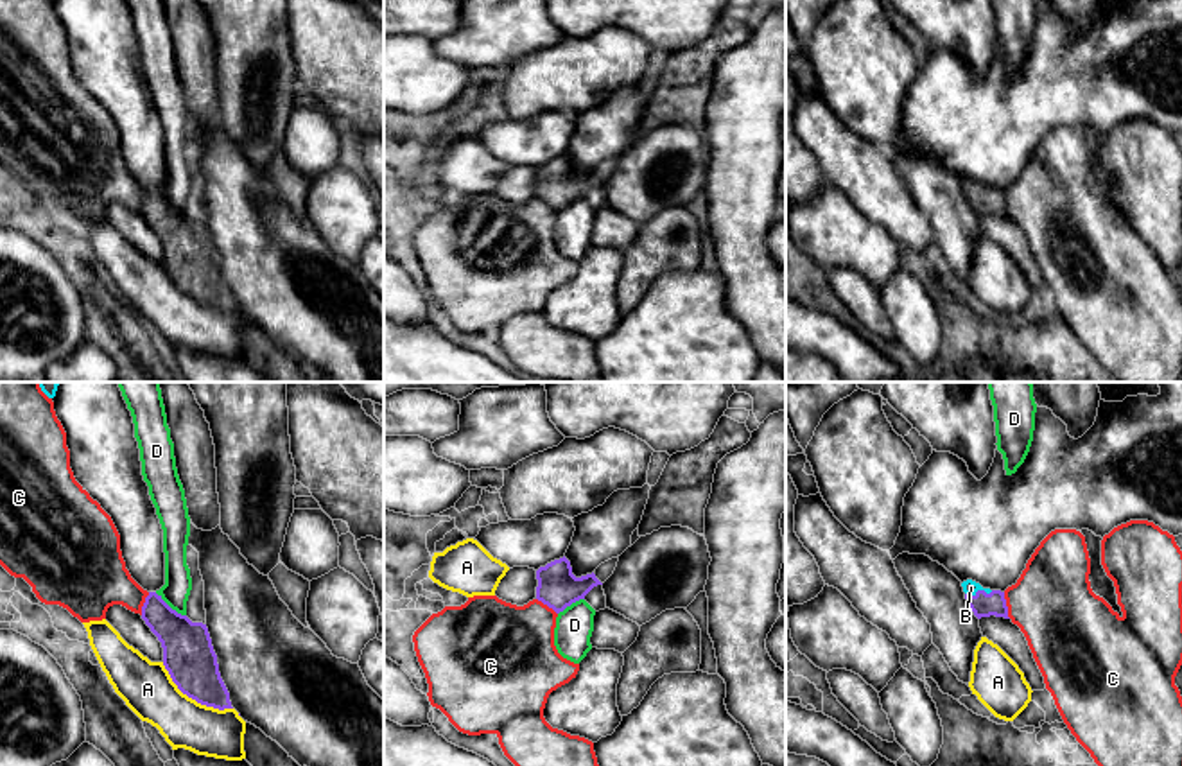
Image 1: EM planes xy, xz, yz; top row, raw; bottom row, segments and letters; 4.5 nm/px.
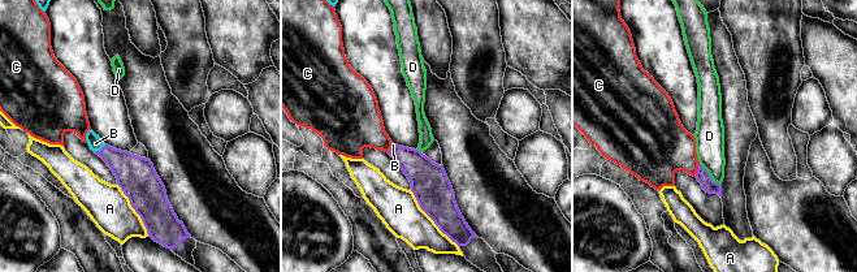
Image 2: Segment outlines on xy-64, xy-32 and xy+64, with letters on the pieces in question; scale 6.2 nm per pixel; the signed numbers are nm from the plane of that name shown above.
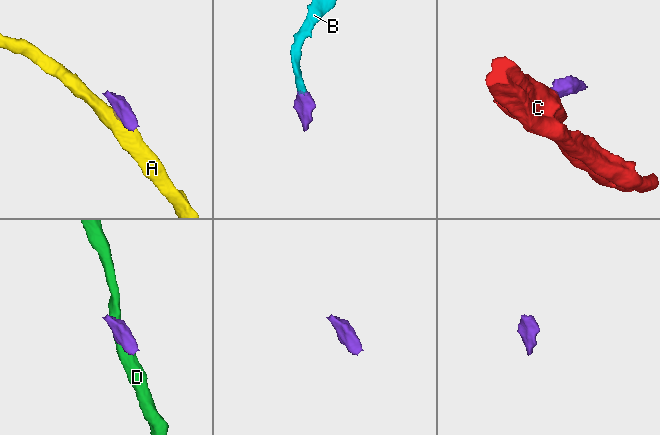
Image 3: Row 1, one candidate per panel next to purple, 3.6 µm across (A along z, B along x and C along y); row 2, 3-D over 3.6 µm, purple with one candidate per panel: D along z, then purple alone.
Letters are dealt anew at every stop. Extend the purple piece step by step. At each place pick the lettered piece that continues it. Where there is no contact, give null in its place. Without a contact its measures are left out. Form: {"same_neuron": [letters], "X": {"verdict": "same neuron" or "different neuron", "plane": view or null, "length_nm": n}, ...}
{"same_neuron": ["B"], "A": {"verdict": "different neuron", "plane": "xy", "length_nm": 380}, "B": {"verdict": "same neuron", "plane": "yz", "length_nm": 130}, "C": {"verdict": "different neuron", "plane": "yz", "length_nm": 120}, "D": {"verdict": "different neuron", "plane": "xy", "length_nm": 180}}

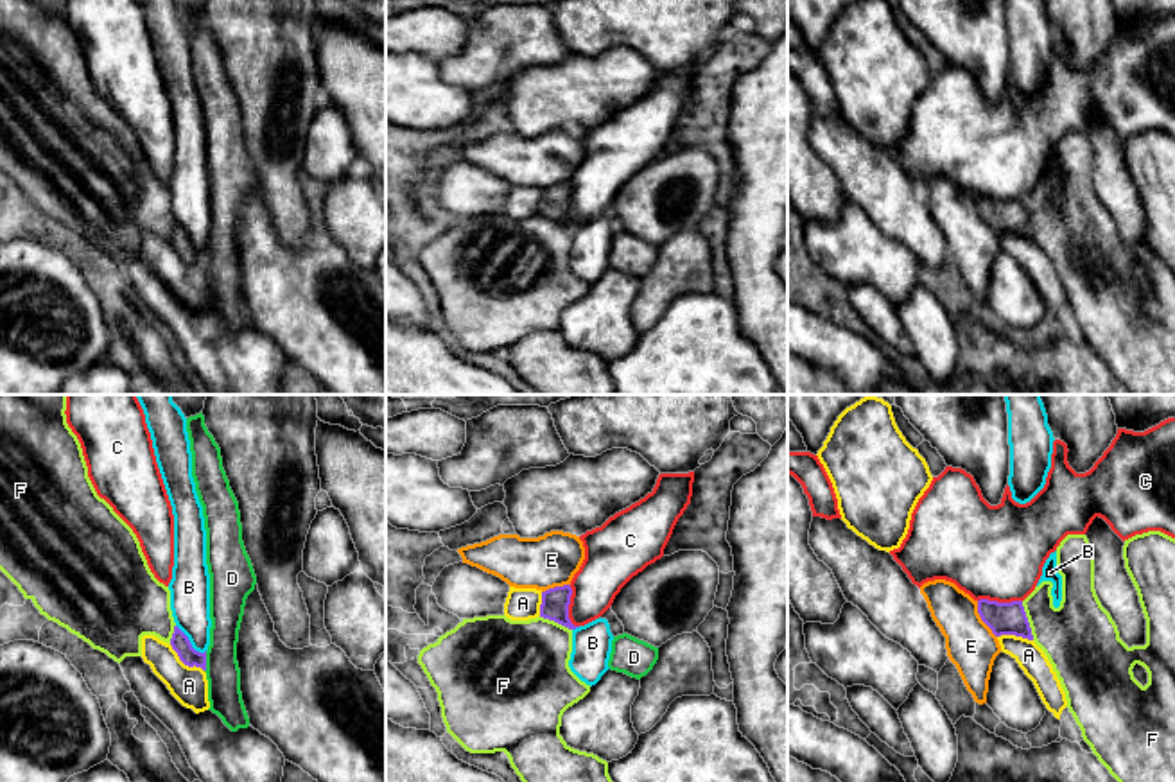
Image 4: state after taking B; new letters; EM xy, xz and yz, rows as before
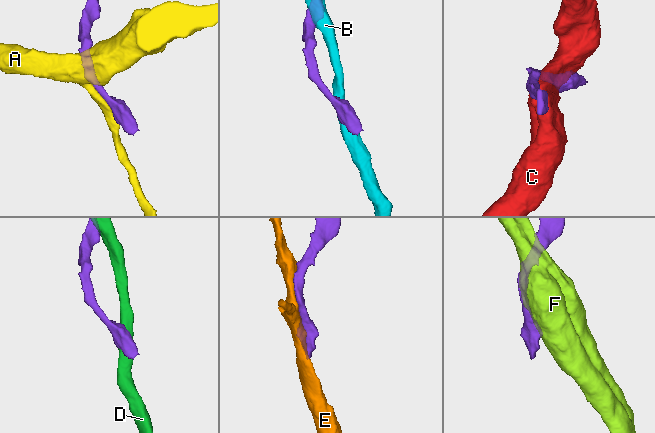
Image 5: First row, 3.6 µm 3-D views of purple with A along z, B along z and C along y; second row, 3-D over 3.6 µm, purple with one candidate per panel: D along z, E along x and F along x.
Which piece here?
{"same_neuron": [], "A": {"verdict": "different neuron", "plane": "xy", "length_nm": 200}, "B": {"verdict": "different neuron", "plane": "xy", "length_nm": 180}, "C": {"verdict": "different neuron", "plane": "xz", "length_nm": 200}, "D": {"verdict": "different neuron", "plane": "xy", "length_nm": 100}, "E": {"verdict": "different neuron", "plane": "yz", "length_nm": 190}, "F": {"verdict": "different neuron", "plane": "yz", "length_nm": 190}}

